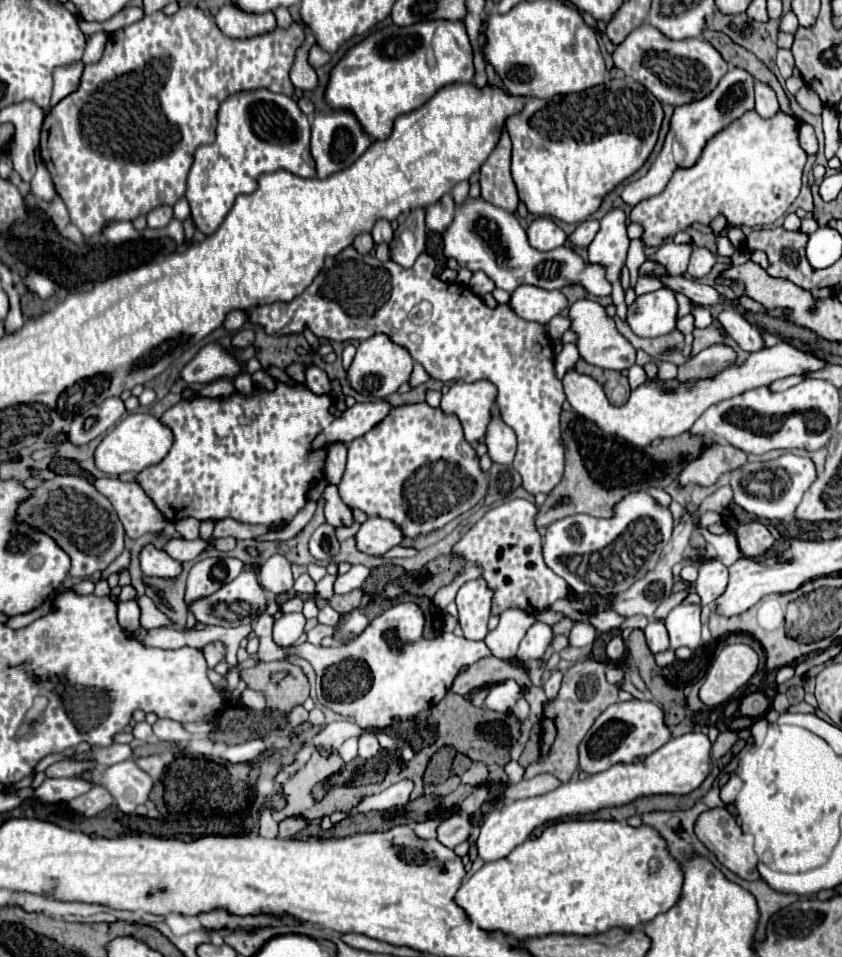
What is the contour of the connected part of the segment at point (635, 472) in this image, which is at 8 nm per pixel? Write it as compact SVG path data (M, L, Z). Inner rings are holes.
M562 411L560 427L566 447L566 473L562 483L554 491L550 491L544 505L540 505L536 513L538 529L544 529L552 521L576 513L612 517L612 509L616 507L616 503L620 503L620 497L650 487L666 489L672 481L678 479L680 469L684 469L684 465L688 465L692 457L700 457L700 449L704 449L704 445L712 445L714 441L712 437L682 433L674 439L662 439L660 445L650 445L634 453L632 445L624 443L622 439L602 435L602 431L594 423L576 417L574 411Z

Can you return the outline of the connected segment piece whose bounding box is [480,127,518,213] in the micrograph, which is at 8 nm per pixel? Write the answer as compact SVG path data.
M507 128L502 130L502 139L498 147L490 153L488 161L480 169L480 187L482 199L506 209L508 213L516 213L518 209L518 193L510 175L510 139Z

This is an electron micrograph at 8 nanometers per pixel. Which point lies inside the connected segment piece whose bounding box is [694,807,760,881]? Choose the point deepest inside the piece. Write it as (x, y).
(716, 828)

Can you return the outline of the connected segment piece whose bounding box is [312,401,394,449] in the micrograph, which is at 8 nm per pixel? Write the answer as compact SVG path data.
M388 401L356 403L354 407L346 409L344 415L338 417L326 433L318 435L312 443L312 447L318 449L318 447L332 445L336 441L350 443L356 437L362 437L364 433L368 433L368 429L374 429L380 421L384 421L384 417L388 417L388 413L392 409L394 409L394 405L390 405Z

